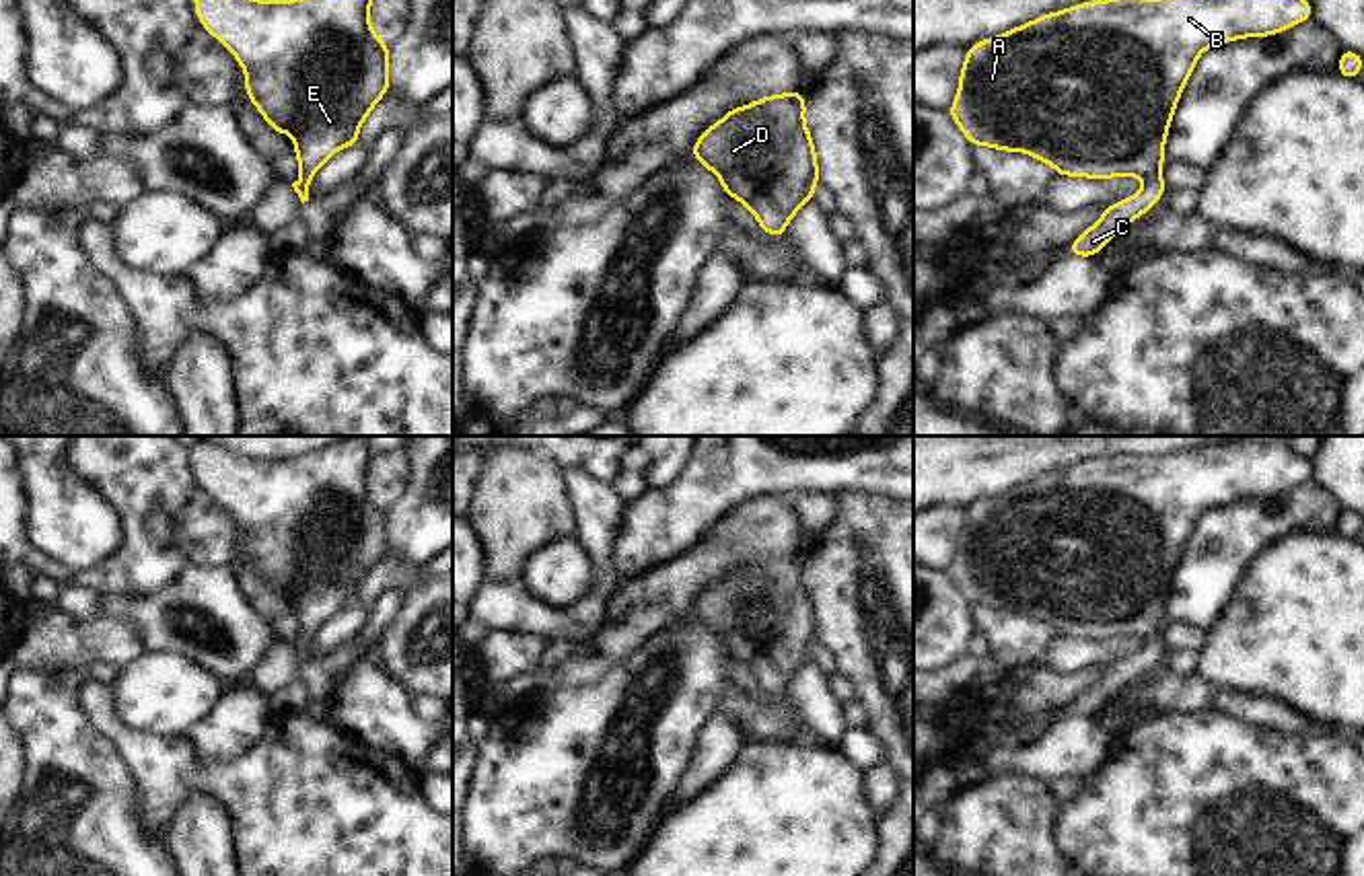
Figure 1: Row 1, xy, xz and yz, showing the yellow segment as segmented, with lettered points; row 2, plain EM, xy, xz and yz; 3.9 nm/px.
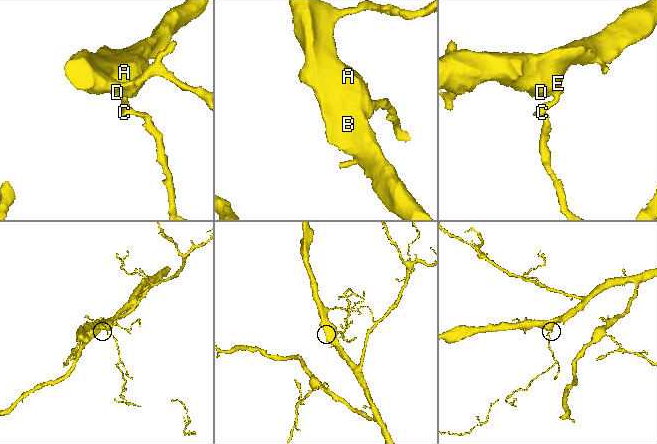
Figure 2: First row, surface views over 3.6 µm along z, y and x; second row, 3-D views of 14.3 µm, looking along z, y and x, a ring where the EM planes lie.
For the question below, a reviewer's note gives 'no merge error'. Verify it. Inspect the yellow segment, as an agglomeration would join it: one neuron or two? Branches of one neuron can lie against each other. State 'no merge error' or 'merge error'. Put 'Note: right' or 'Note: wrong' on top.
Note: right
no merge error

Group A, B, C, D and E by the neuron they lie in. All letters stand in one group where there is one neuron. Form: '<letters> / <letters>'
A B C D E

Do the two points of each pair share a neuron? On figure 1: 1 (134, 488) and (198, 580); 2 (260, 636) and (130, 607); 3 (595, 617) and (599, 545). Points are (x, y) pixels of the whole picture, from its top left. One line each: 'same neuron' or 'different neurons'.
1: different neurons
2: same neuron
3: same neuron

